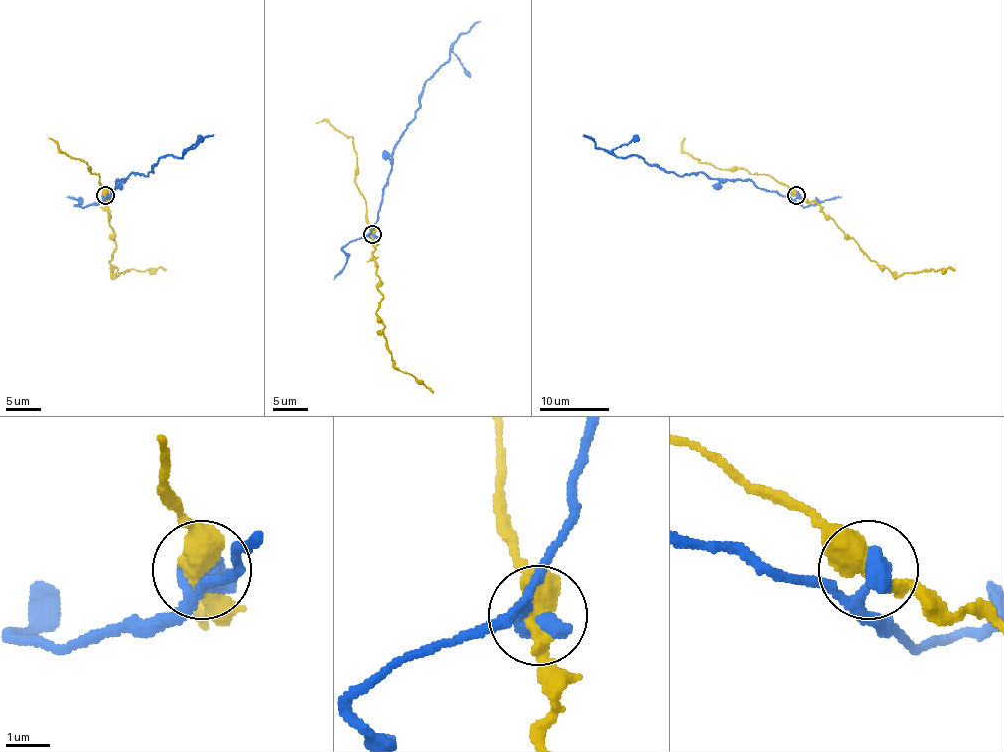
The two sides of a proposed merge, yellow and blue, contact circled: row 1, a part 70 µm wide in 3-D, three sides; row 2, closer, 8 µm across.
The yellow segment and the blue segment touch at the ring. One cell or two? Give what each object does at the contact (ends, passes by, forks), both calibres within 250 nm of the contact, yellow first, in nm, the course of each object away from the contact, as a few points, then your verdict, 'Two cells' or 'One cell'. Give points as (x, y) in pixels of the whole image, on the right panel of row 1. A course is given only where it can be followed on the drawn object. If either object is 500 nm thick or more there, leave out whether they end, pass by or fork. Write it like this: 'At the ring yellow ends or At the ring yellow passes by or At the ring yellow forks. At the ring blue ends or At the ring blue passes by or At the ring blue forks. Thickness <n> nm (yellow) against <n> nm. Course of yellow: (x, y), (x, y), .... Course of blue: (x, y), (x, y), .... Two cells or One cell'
Thickness 440 nm (yellow) against 600 nm. Course of yellow: (797, 195), (812, 200), (871, 260), (894, 275), (955, 268). Course of blue: (797, 195), (762, 190), (748, 180), (680, 176), (637, 155), (607, 153), (583, 134). Two cells

